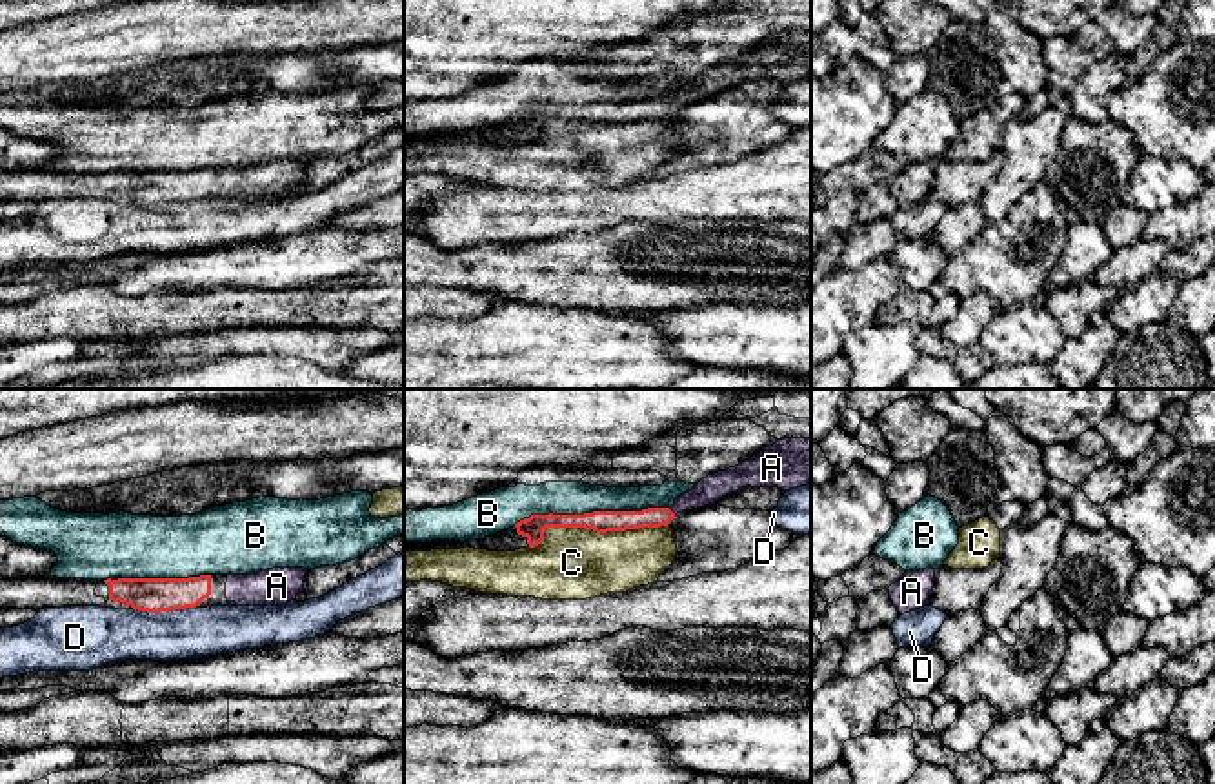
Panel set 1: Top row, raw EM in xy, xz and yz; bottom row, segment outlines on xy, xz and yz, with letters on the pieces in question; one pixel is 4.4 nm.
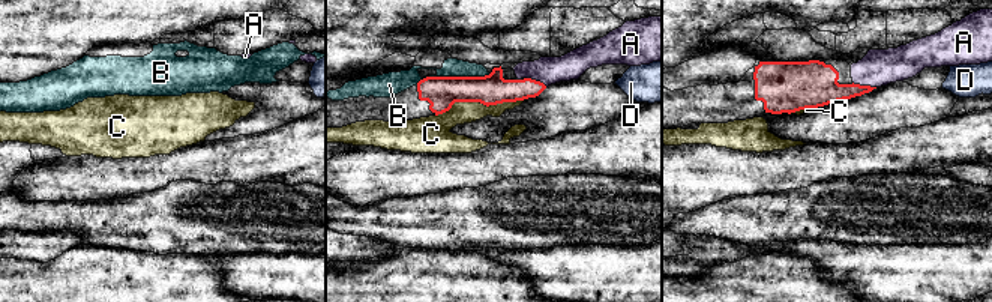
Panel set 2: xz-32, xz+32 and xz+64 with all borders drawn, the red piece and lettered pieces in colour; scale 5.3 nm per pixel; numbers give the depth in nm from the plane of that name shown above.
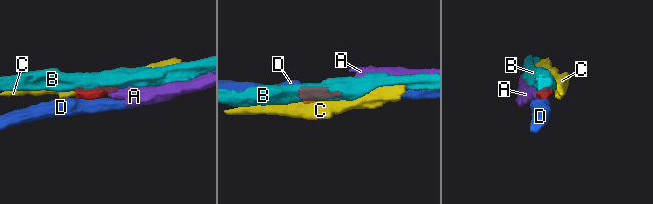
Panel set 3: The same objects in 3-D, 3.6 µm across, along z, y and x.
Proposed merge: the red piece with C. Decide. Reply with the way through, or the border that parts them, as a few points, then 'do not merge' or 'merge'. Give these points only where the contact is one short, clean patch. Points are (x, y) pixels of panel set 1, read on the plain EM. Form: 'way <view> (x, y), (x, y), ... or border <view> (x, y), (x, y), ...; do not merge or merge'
do not merge

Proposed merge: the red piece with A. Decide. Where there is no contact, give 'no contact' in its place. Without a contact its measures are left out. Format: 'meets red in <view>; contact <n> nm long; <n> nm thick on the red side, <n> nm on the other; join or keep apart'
meets red in xz; contact 50 nm long; 100 nm thick on the red side, 120 nm on the other; join

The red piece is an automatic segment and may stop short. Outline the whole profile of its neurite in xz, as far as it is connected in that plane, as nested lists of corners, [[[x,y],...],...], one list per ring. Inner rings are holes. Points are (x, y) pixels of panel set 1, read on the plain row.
[[[784,31],[753,47],[740,58],[708,67],[695,80],[680,87],[671,100],[642,104],[593,104],[584,107],[531,107],[513,120],[484,129],[482,133],[431,133],[404,135],[404,144],[475,140],[487,144],[515,144],[535,140],[544,133],[547,120],[584,120],[597,126],[660,120],[677,106],[689,100],[713,98],[722,89],[742,80],[778,80],[791,84],[811,75],[811,31]]]

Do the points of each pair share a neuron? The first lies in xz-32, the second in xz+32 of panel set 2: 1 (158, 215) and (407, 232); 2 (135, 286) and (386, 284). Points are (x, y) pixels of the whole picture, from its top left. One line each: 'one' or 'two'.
1: one
2: one

